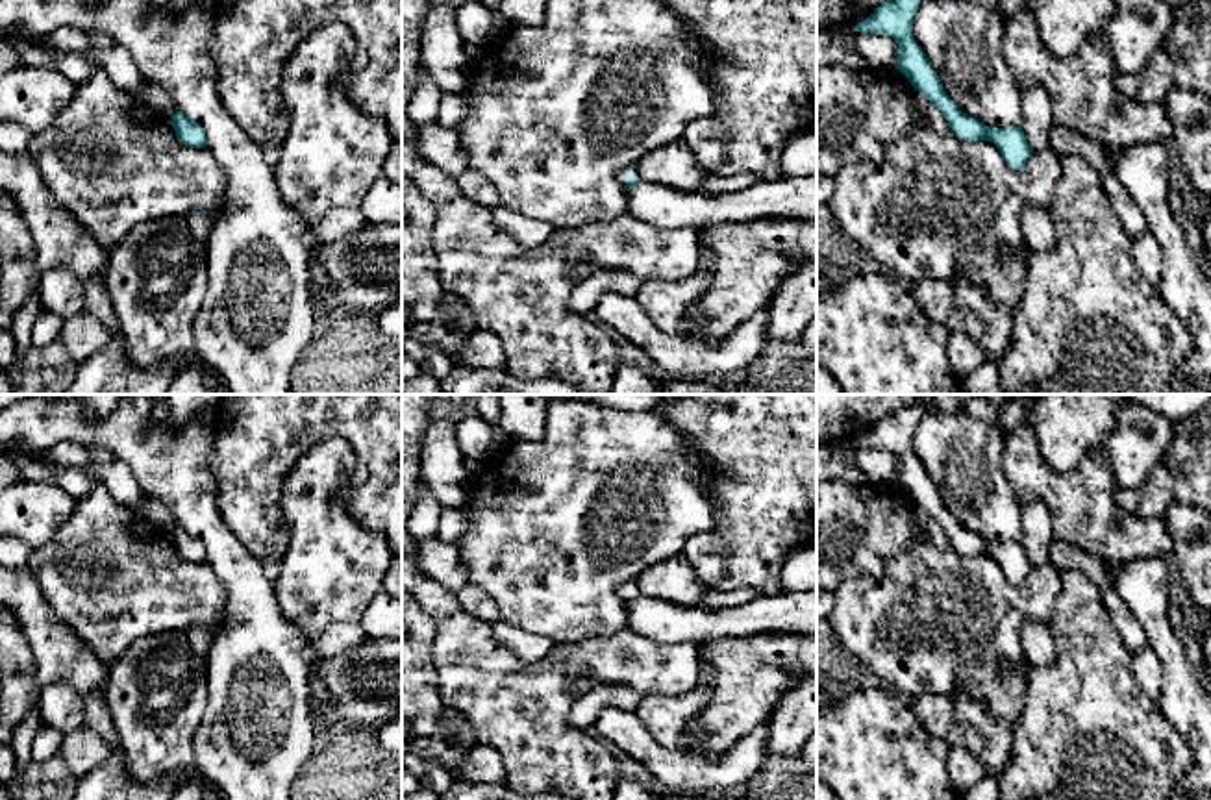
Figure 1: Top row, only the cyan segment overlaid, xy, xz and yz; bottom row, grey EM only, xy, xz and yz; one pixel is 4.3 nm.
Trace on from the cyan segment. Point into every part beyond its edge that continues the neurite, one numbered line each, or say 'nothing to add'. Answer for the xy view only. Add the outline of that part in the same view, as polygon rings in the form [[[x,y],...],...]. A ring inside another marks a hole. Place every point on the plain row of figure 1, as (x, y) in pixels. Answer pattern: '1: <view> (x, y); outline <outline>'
1: xy (156, 691); outline [[[206,630],[143,637],[109,667],[106,704],[122,743],[124,769],[133,780],[174,774],[181,787],[198,774],[193,739],[209,698],[206,665],[211,641]]]

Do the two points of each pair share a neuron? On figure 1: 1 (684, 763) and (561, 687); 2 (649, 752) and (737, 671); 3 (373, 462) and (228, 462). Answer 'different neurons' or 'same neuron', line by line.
1: different neurons
2: different neurons
3: same neuron

